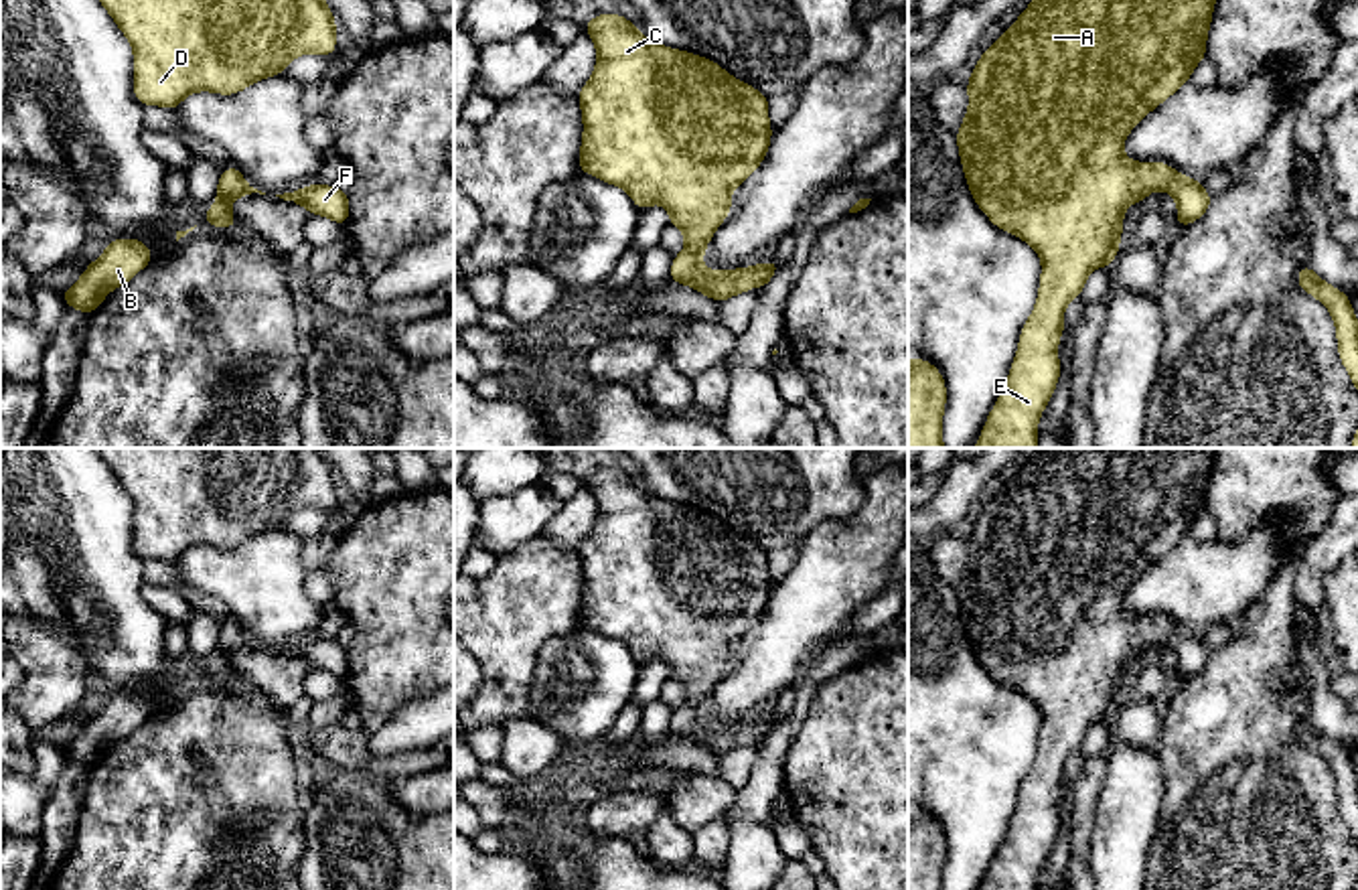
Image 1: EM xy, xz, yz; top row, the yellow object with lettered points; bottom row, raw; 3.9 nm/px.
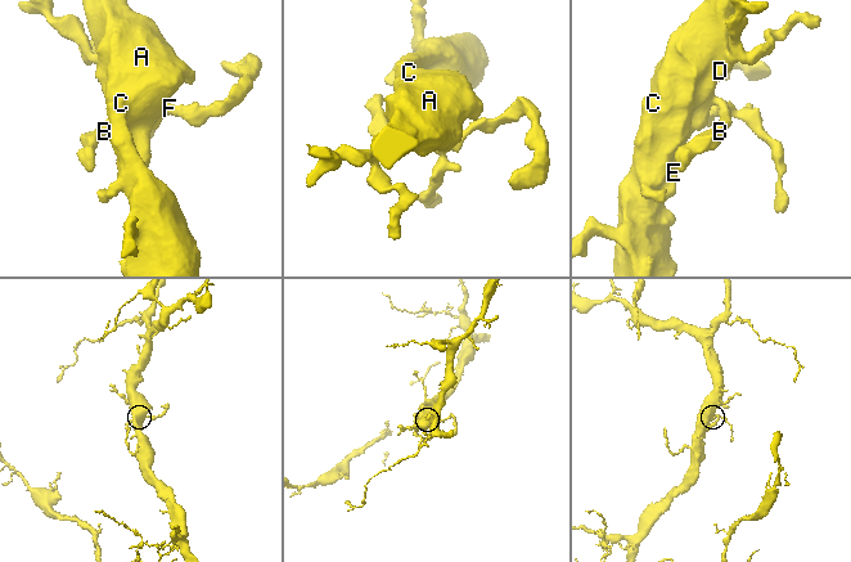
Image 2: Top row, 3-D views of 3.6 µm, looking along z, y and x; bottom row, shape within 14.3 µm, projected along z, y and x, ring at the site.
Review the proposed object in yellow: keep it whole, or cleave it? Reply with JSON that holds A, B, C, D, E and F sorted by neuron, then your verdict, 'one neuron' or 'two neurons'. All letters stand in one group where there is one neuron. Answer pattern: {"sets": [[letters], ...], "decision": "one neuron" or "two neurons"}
{"sets": [["A", "B", "C", "D", "E", "F"]], "decision": "one neuron"}

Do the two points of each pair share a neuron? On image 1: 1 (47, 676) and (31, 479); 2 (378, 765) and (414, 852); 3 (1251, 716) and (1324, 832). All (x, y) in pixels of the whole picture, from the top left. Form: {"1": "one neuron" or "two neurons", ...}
{"1": "two neurons", "2": "two neurons", "3": "one neuron"}

